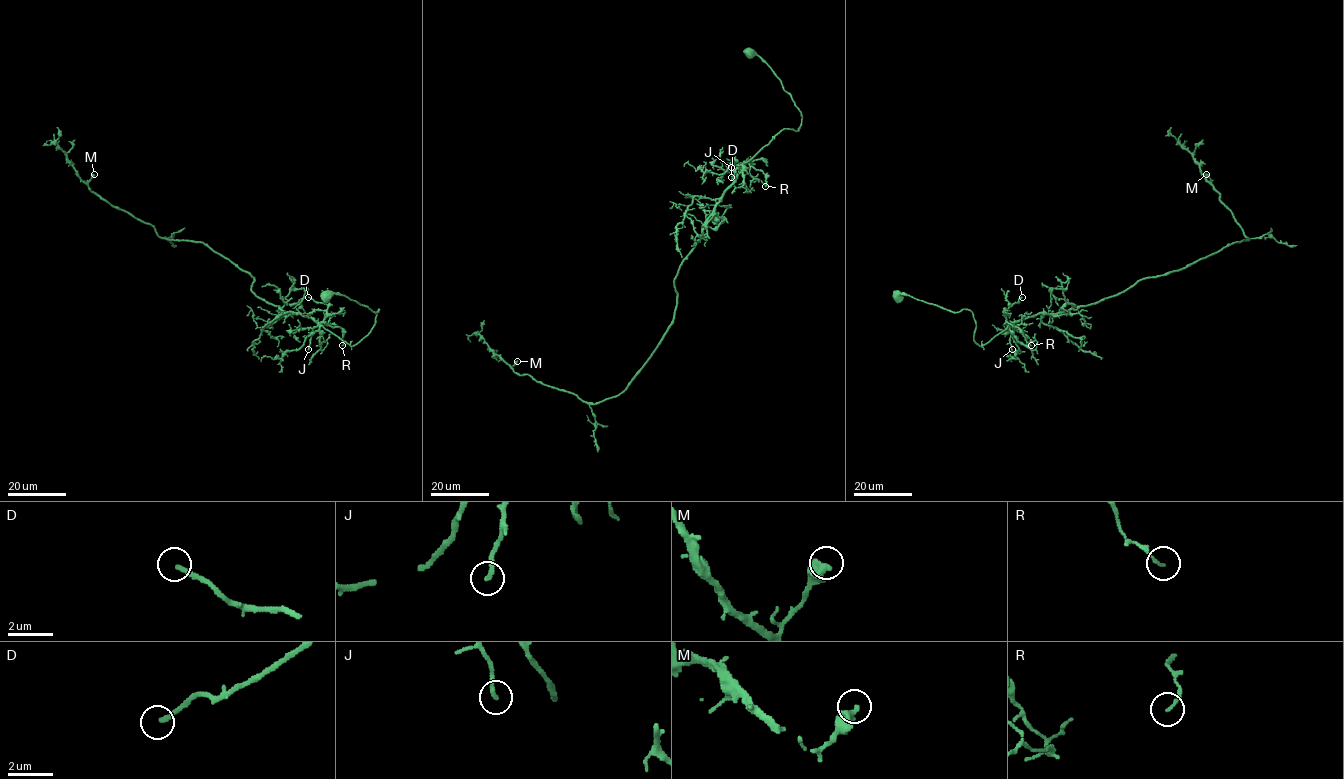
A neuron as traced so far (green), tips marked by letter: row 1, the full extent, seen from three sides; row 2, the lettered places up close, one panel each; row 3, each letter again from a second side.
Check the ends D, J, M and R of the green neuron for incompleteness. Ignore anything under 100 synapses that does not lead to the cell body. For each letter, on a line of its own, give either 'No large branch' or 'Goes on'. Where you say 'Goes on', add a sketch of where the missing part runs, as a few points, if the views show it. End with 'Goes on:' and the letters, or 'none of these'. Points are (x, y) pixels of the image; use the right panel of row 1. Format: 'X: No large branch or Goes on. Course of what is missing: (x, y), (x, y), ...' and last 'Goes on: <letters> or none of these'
D: No large branch
J: No large branch
M: No large branch
R: No large branch
Goes on: none of these

